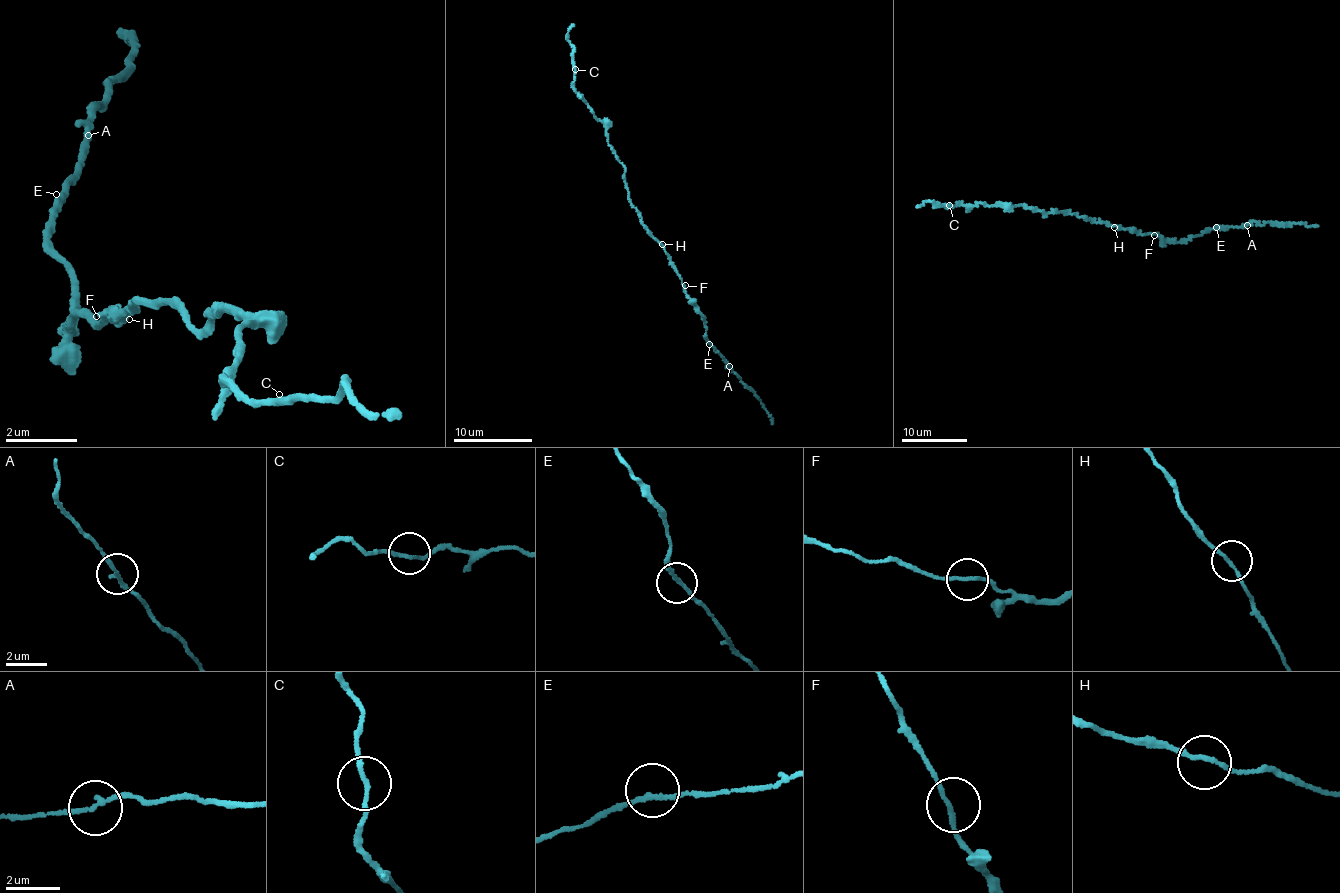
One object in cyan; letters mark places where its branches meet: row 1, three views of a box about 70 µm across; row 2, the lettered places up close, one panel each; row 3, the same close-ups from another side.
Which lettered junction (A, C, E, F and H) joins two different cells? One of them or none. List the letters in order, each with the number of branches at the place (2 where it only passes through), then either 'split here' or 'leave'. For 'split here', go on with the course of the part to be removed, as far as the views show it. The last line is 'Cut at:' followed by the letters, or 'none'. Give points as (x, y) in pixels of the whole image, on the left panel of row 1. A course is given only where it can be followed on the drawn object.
A: 2 | leave
C: 2 | leave
E: 2 | leave
F: 2 | leave
H: 2 | leave
Cut at: none

